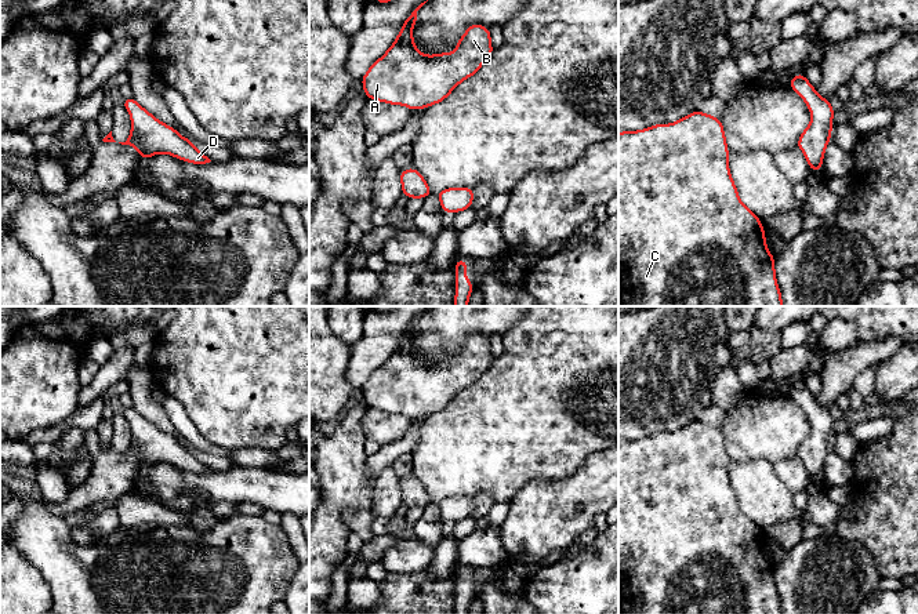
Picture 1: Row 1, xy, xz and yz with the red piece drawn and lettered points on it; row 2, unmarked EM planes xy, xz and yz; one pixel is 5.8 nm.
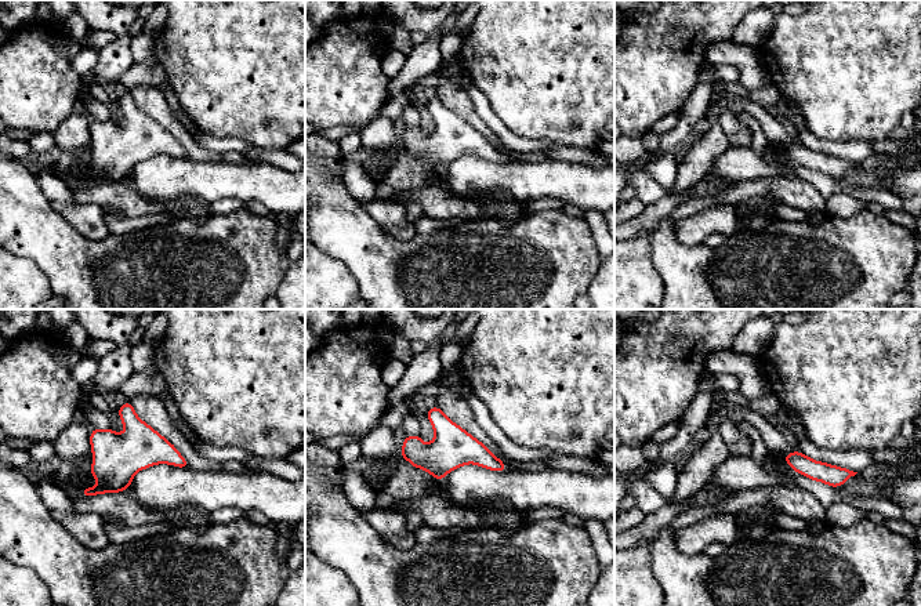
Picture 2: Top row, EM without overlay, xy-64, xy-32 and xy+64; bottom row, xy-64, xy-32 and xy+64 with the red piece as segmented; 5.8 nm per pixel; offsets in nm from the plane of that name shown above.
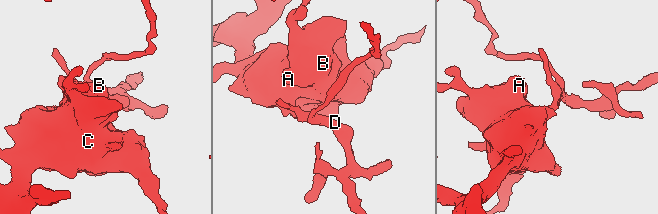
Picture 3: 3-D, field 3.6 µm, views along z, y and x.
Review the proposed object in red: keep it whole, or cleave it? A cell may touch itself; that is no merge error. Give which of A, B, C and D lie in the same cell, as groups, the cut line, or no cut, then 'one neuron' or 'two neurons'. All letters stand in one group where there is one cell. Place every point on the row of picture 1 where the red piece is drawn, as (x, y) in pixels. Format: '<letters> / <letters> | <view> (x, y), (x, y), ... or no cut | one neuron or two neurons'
A B C D | no cut | one neuron

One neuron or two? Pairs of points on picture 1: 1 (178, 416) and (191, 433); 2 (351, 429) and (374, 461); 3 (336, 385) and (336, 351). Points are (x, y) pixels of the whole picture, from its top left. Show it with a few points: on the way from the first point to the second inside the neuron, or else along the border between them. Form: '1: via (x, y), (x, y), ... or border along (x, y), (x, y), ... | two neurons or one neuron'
1: via (180, 420), (187, 429) | one neuron
2: border along (367, 456), (367, 476), (373, 482) | two neurons
3: via (336, 377), (336, 359) | one neuron

